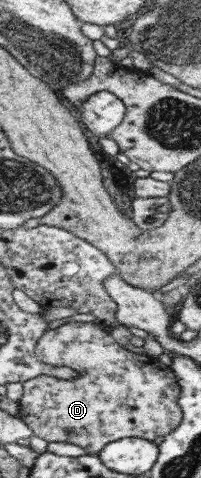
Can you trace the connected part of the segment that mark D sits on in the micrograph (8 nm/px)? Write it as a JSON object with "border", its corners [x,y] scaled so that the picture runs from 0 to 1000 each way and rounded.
{"border":[[[323,674],[274,688],[224,690],[169,730],[184,755],[284,768],[343,768],[383,780],[368,793],[194,785],[109,801],[109,826],[90,837],[95,877],[154,897],[164,910],[234,927],[353,927],[478,952],[547,923],[592,916],[711,916],[761,923],[871,897],[905,877],[881,849],[896,810],[846,766],[806,764],[781,749],[682,741],[572,718],[547,697],[463,674]]]}

